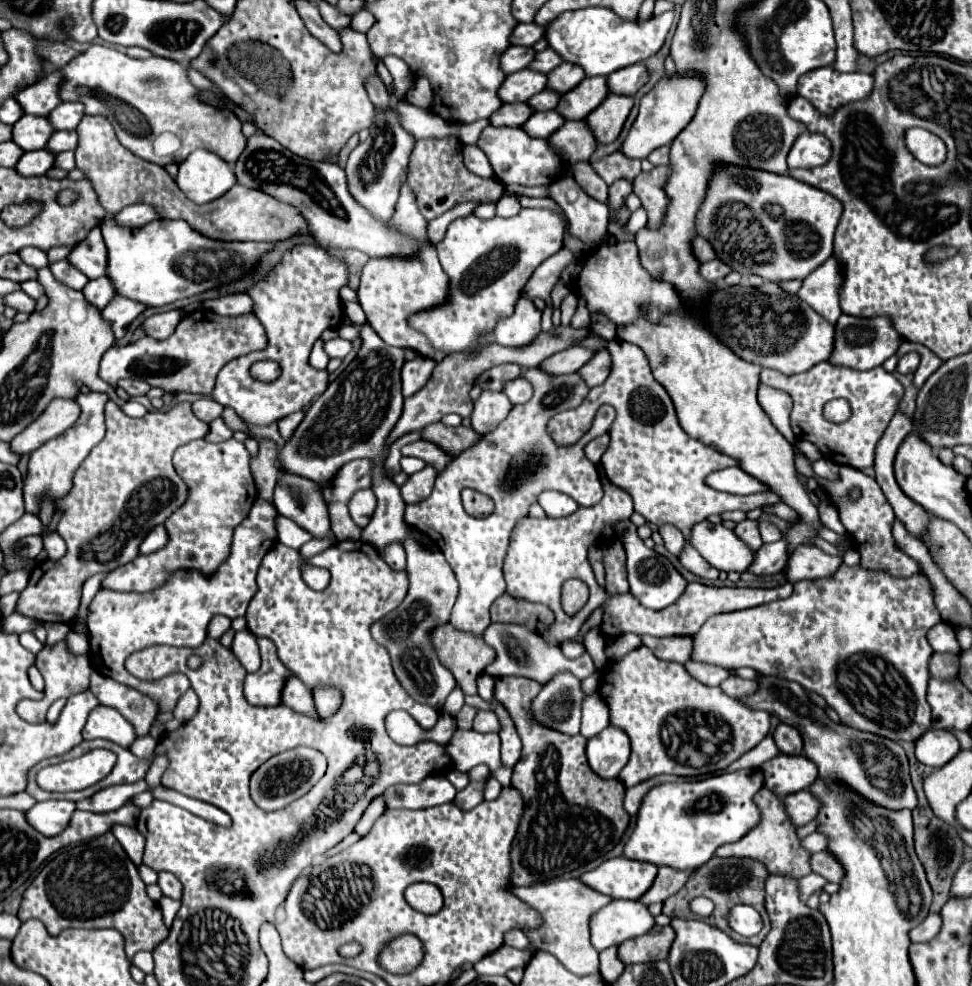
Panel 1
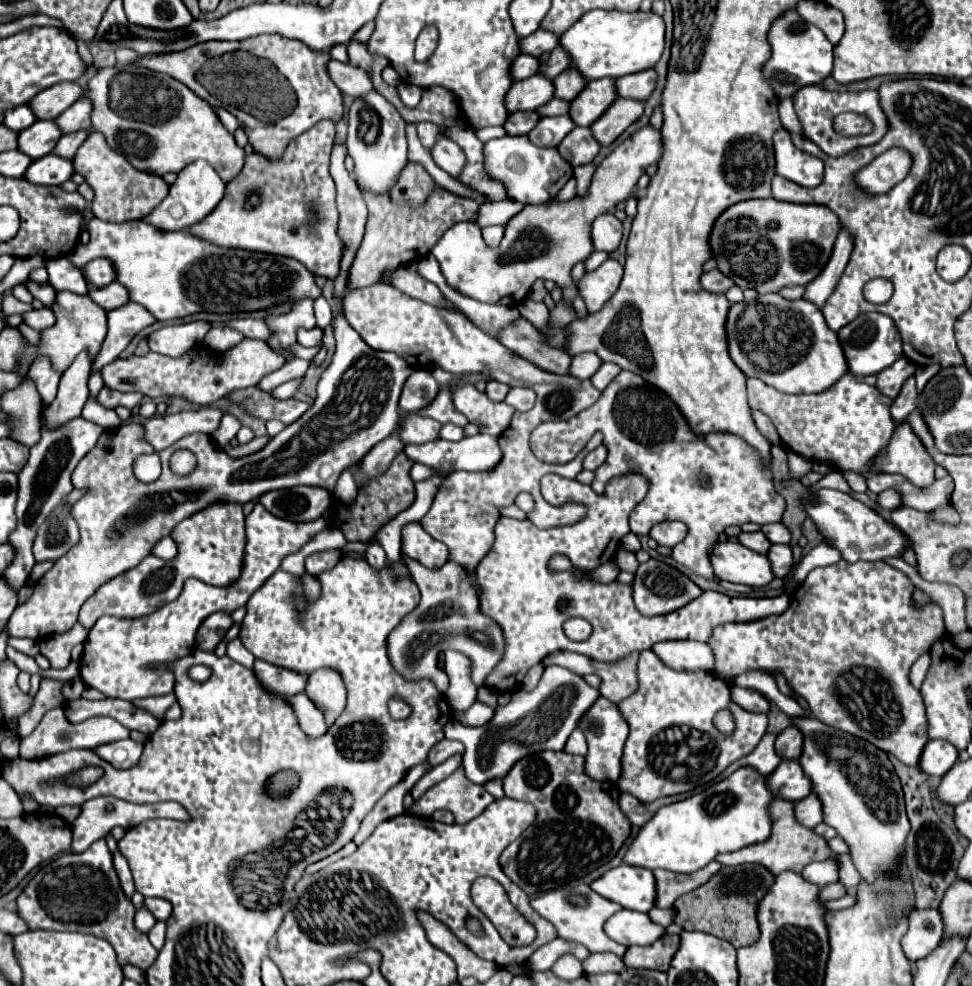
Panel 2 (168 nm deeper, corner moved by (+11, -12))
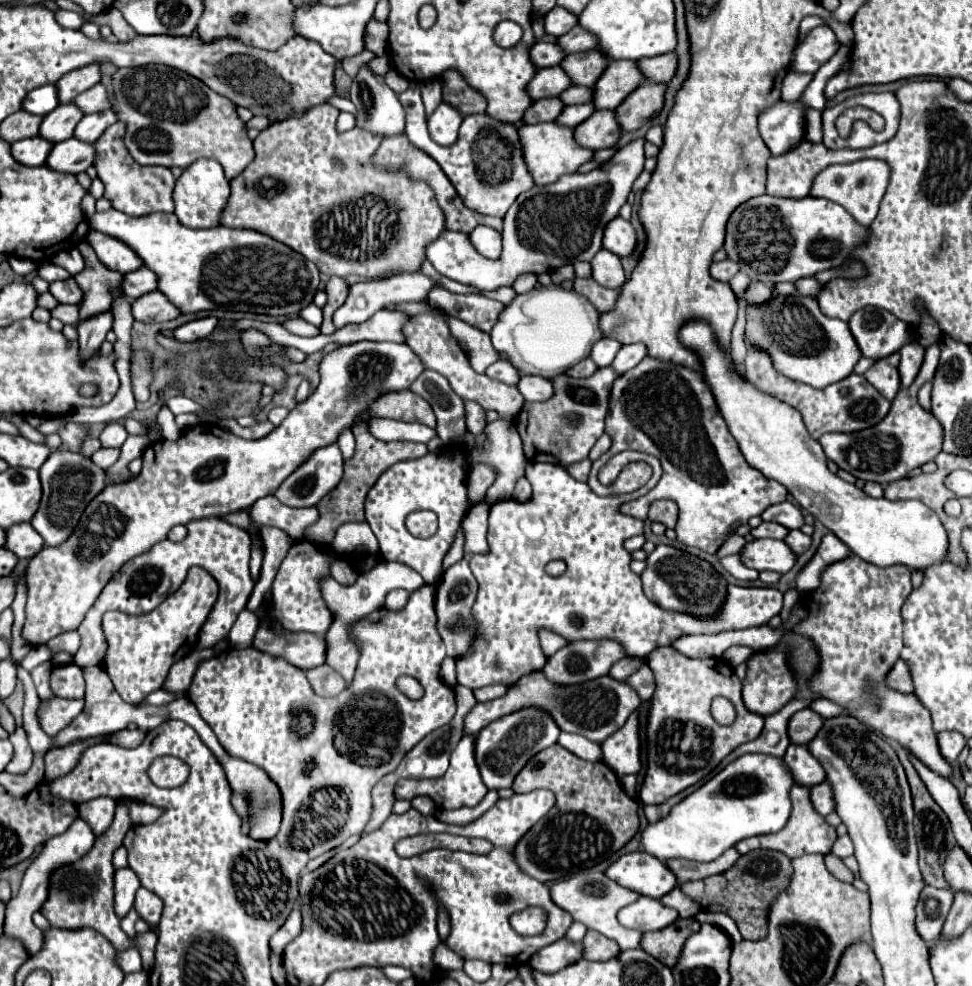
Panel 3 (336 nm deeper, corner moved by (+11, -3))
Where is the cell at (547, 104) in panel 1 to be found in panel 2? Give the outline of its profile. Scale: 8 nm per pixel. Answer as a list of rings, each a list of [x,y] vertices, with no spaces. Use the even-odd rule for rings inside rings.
[[[552,98],[548,104],[544,104],[544,106],[538,108],[538,112],[540,112],[542,116],[568,114],[568,110],[570,110],[570,102],[564,102],[564,100],[560,100],[560,98]]]

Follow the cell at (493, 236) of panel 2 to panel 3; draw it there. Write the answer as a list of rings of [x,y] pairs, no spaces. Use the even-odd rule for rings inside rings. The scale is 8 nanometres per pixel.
[[[480,225],[470,233],[472,245],[488,259],[498,259],[500,251],[502,251],[502,235],[488,227],[488,225]]]

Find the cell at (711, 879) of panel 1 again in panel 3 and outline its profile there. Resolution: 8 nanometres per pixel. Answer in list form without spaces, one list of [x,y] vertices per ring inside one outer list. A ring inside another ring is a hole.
[[[750,851],[738,859],[734,867],[724,873],[684,883],[680,889],[692,901],[700,905],[700,909],[714,913],[714,897],[716,897],[716,911],[722,911],[732,917],[738,925],[738,931],[744,939],[758,941],[766,937],[766,919],[768,909],[776,895],[788,887],[788,879],[792,875],[790,859],[778,851]]]

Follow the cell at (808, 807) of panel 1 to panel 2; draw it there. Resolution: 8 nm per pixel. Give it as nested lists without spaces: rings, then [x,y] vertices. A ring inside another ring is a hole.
[[[814,792],[810,796],[806,796],[804,800],[796,802],[794,812],[796,812],[796,818],[800,820],[800,824],[804,824],[808,828],[816,828],[822,822],[822,802],[818,800],[818,796]]]

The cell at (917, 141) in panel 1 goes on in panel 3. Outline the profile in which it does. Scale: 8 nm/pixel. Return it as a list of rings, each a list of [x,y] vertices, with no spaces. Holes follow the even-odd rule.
[[[860,159],[860,161],[848,163],[848,165],[826,167],[814,179],[812,197],[824,197],[824,199],[830,199],[830,201],[842,205],[854,217],[854,221],[868,227],[874,221],[874,217],[878,213],[878,205],[886,193],[890,171],[892,169],[882,159]]]

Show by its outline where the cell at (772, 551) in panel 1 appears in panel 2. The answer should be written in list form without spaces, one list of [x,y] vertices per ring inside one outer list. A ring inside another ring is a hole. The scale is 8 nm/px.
[[[772,544],[768,558],[772,560],[772,570],[776,578],[784,578],[792,568],[792,548],[788,544]]]

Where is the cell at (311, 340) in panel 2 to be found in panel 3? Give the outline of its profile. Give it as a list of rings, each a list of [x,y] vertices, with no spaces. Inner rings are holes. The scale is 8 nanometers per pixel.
[[[116,209],[94,213],[94,229],[110,235],[140,255],[144,267],[158,275],[158,291],[170,299],[182,313],[210,309],[252,311],[274,317],[298,315],[312,303],[318,291],[318,269],[300,253],[284,243],[248,229],[188,229],[178,223],[174,213],[152,213],[130,217]]]

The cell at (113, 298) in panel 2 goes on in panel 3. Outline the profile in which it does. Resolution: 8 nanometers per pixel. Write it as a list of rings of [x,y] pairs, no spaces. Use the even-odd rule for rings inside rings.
[[[140,267],[140,269],[130,271],[128,275],[124,275],[120,287],[122,287],[122,293],[126,295],[126,299],[134,301],[140,295],[156,291],[156,279],[158,277],[148,267]]]

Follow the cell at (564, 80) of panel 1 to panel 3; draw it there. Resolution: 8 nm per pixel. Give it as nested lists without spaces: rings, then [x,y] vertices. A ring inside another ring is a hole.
[[[598,49],[566,55],[564,63],[560,63],[560,67],[564,67],[566,75],[572,79],[572,83],[582,87],[594,87],[606,65],[608,61]]]

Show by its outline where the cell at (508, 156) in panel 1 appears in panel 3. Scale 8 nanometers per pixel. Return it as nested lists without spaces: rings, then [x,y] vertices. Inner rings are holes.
[[[536,123],[536,125],[518,127],[524,163],[528,167],[528,173],[534,179],[534,185],[540,185],[540,187],[542,185],[550,185],[556,179],[560,179],[562,175],[574,173],[582,163],[592,159],[594,151],[580,147],[572,139],[572,131],[574,131],[572,127],[560,127],[556,123]]]

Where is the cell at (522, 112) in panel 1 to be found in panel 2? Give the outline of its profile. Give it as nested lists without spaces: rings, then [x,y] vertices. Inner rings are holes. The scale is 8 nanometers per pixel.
[[[514,112],[508,116],[504,128],[512,136],[522,136],[528,134],[538,124],[538,120],[540,120],[538,112]]]

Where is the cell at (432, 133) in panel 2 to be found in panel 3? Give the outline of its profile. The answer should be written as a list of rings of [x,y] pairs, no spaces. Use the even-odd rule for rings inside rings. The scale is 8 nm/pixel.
[[[426,81],[420,85],[420,91],[422,91],[424,107],[426,107],[426,117],[428,117],[442,103],[442,87],[438,81]]]

